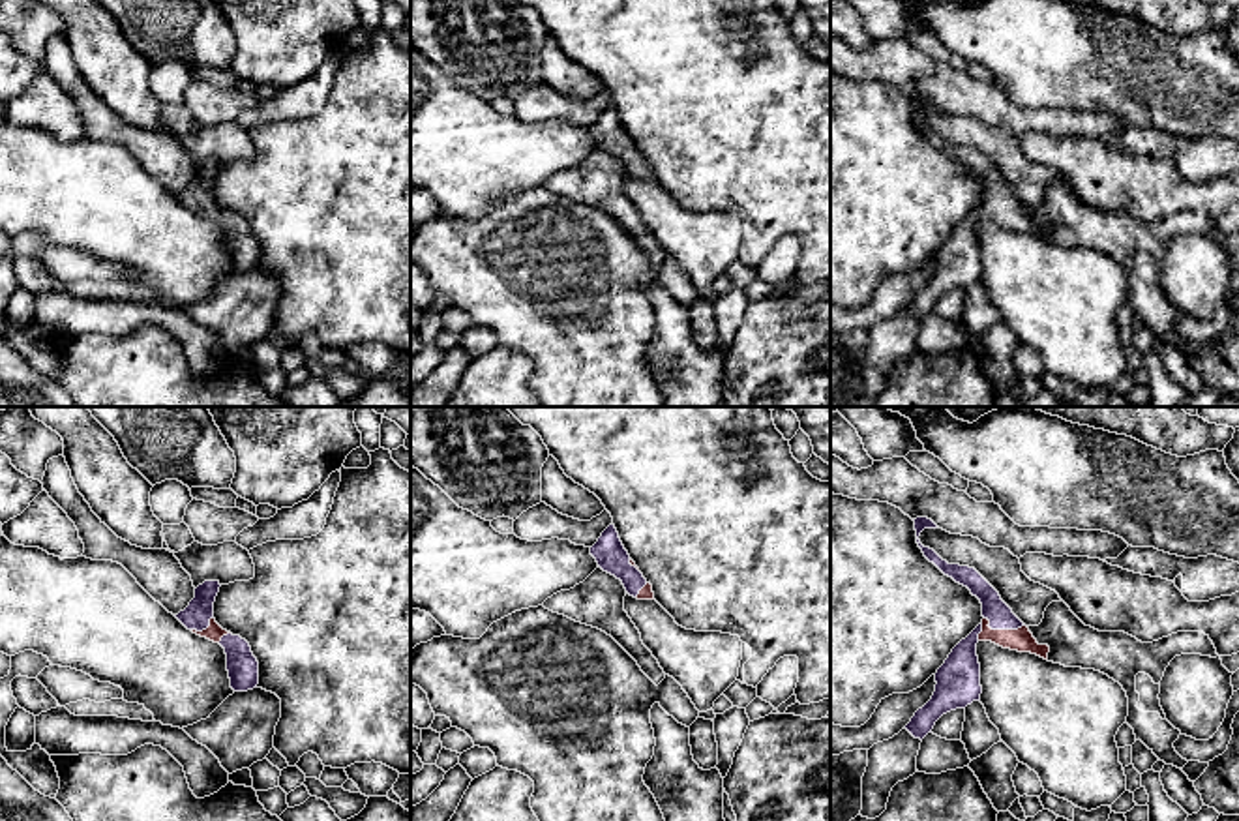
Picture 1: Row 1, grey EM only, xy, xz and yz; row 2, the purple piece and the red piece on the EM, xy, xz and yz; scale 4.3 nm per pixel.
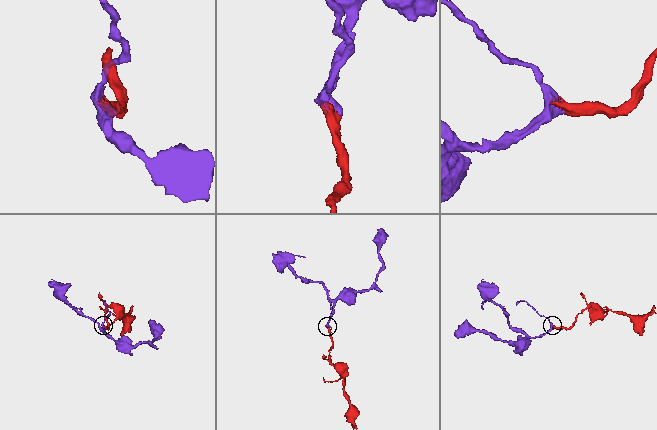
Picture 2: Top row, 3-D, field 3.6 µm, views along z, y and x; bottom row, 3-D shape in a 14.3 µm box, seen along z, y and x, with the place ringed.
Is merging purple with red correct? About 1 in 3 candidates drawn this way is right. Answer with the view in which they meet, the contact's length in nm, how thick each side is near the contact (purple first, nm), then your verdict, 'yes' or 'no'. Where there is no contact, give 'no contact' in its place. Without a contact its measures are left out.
contact in yz; length 180 nm; calibres 110 and 100 nm; yes

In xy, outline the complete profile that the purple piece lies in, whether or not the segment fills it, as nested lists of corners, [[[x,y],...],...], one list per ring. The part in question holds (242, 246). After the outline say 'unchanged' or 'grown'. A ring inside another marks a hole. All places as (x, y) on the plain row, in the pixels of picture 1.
[[[204,161],[195,169],[195,178],[189,186],[174,197],[193,214],[225,229],[231,268],[234,272],[247,272],[259,264],[259,242],[246,219],[232,216],[216,202],[214,182],[219,167],[219,161]]]; grown

